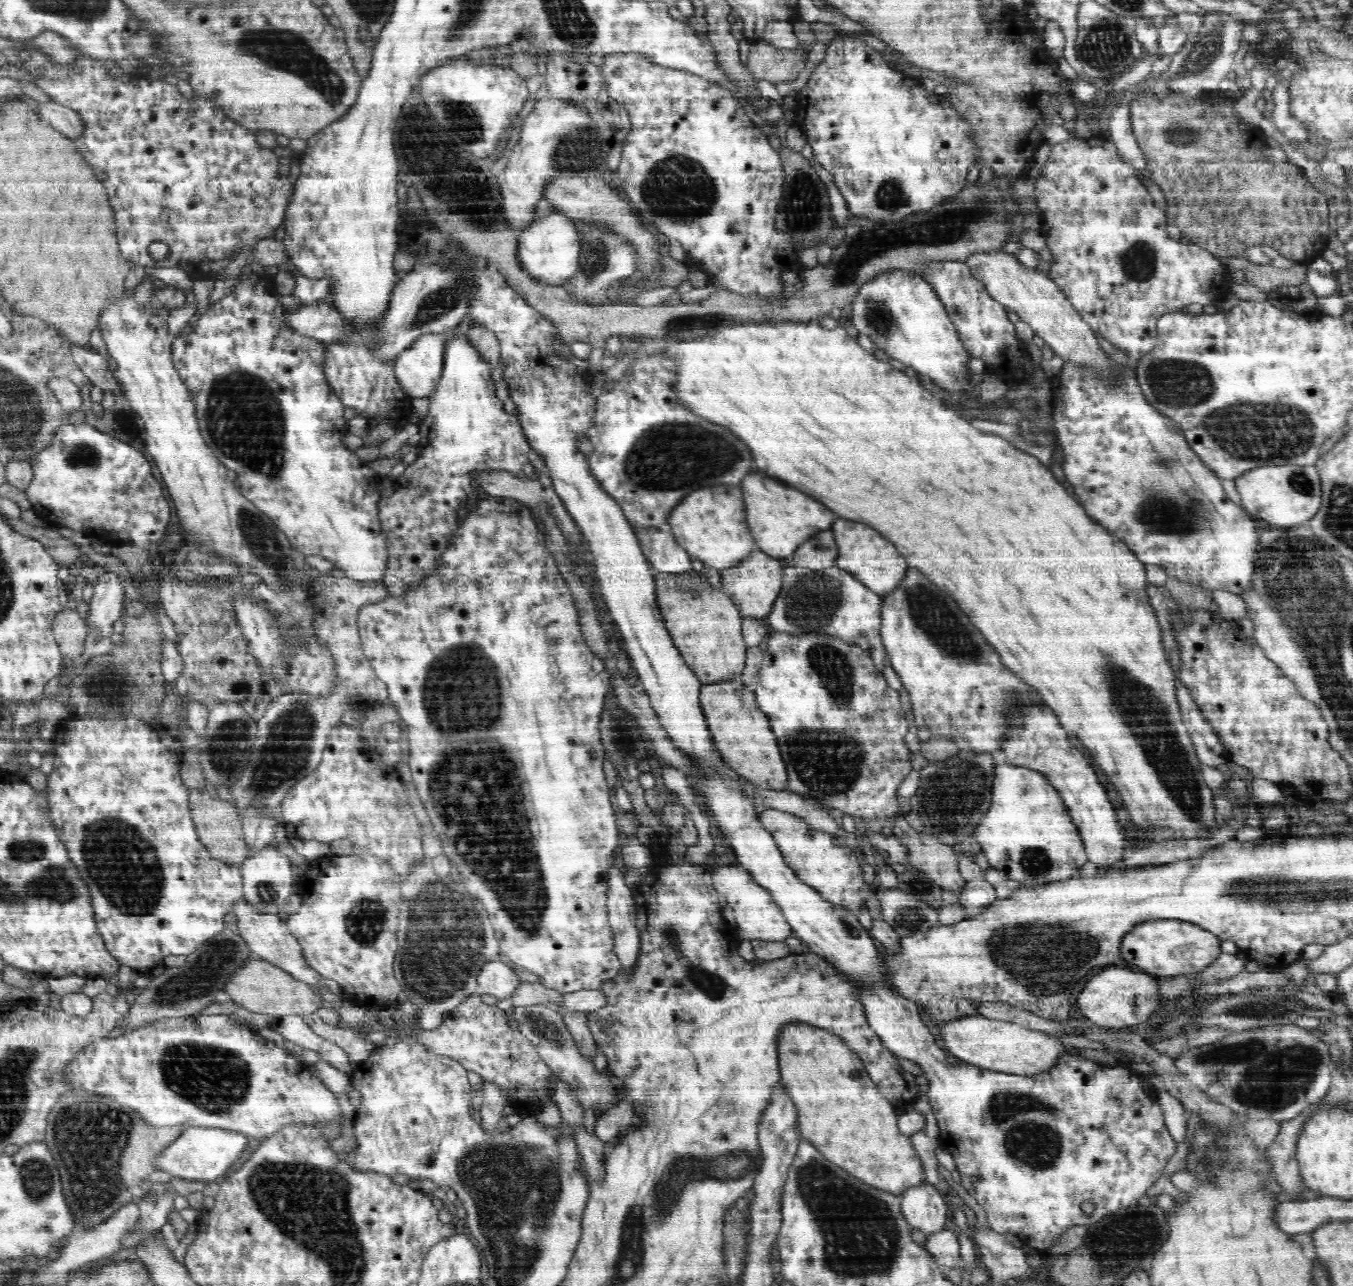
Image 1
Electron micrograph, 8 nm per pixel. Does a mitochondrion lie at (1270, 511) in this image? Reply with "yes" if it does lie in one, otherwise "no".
no

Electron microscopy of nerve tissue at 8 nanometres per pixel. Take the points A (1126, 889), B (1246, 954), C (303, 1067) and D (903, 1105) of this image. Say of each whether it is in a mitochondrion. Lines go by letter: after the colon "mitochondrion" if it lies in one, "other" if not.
A: other
B: other
C: other
D: other

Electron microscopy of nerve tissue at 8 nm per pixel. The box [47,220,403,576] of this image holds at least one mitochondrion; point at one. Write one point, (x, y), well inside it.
(245, 421)

